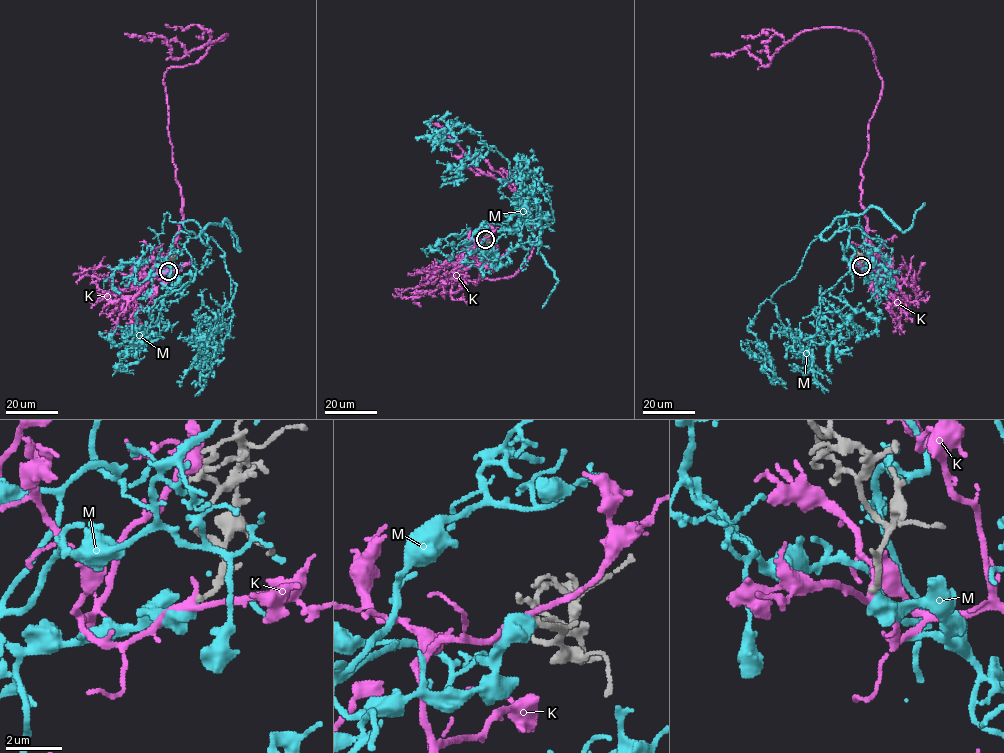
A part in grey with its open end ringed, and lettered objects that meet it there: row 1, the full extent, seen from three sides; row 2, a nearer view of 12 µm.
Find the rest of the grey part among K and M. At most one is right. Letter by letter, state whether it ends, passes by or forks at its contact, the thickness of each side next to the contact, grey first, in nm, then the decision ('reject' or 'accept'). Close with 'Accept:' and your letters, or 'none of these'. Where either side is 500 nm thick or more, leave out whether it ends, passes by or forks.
K: it passes by; calibres 200 and 240 nm; reject
M: it ends; calibres 220 and 480 nm; accept
Accept: M

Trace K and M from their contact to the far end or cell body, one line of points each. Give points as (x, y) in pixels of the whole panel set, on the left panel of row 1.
K: (168, 270), (156, 277), (182, 195), (164, 74), (227, 34), (175, 59), (163, 37), (125, 33)
M: (168, 270), (148, 273), (167, 213), (207, 242), (187, 237), (194, 280), (135, 314), (133, 374)

